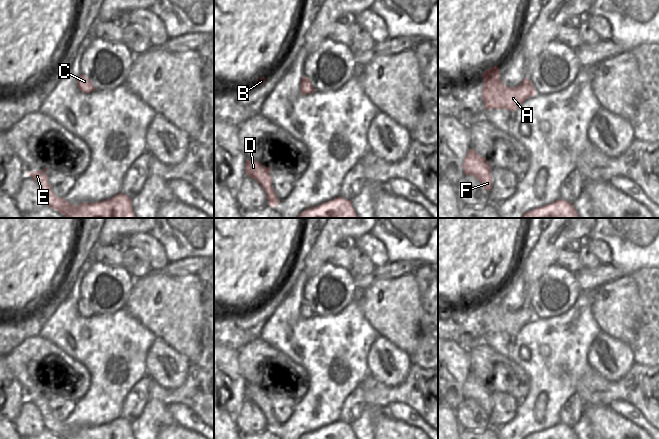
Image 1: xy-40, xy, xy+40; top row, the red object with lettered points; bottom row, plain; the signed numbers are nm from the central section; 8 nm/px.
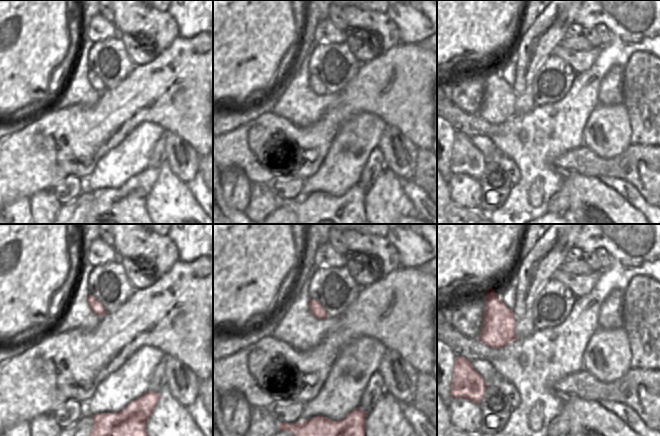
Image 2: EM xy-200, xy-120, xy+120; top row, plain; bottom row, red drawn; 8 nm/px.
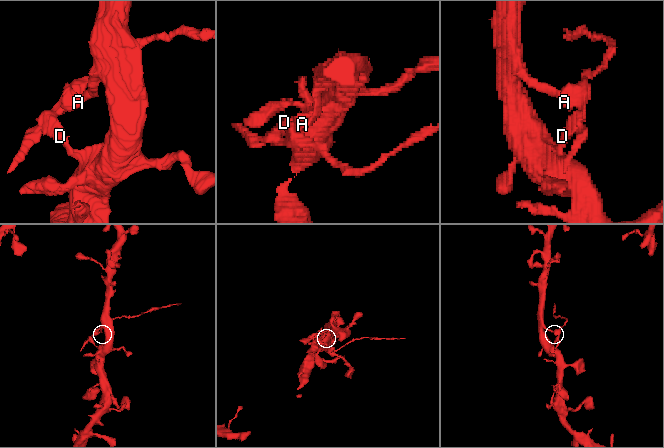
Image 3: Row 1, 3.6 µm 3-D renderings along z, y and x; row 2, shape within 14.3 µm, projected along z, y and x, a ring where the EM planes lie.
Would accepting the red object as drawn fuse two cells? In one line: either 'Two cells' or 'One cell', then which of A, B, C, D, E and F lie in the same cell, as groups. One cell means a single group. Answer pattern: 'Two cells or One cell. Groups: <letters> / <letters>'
Two cells. Groups: A B D E F / C

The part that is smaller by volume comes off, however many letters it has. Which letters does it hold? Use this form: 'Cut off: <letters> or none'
Cut off: A, B, D, E, F

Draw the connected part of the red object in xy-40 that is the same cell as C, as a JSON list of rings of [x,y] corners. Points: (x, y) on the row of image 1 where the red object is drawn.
[[[80,75],[78,78],[78,88],[83,93],[91,93],[95,91],[94,86],[90,82],[90,80],[85,75]]]

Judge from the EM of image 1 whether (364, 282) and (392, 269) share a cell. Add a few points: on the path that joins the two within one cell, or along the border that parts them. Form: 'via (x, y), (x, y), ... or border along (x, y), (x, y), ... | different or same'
via (371, 276), (374, 273), (385, 272) | same

